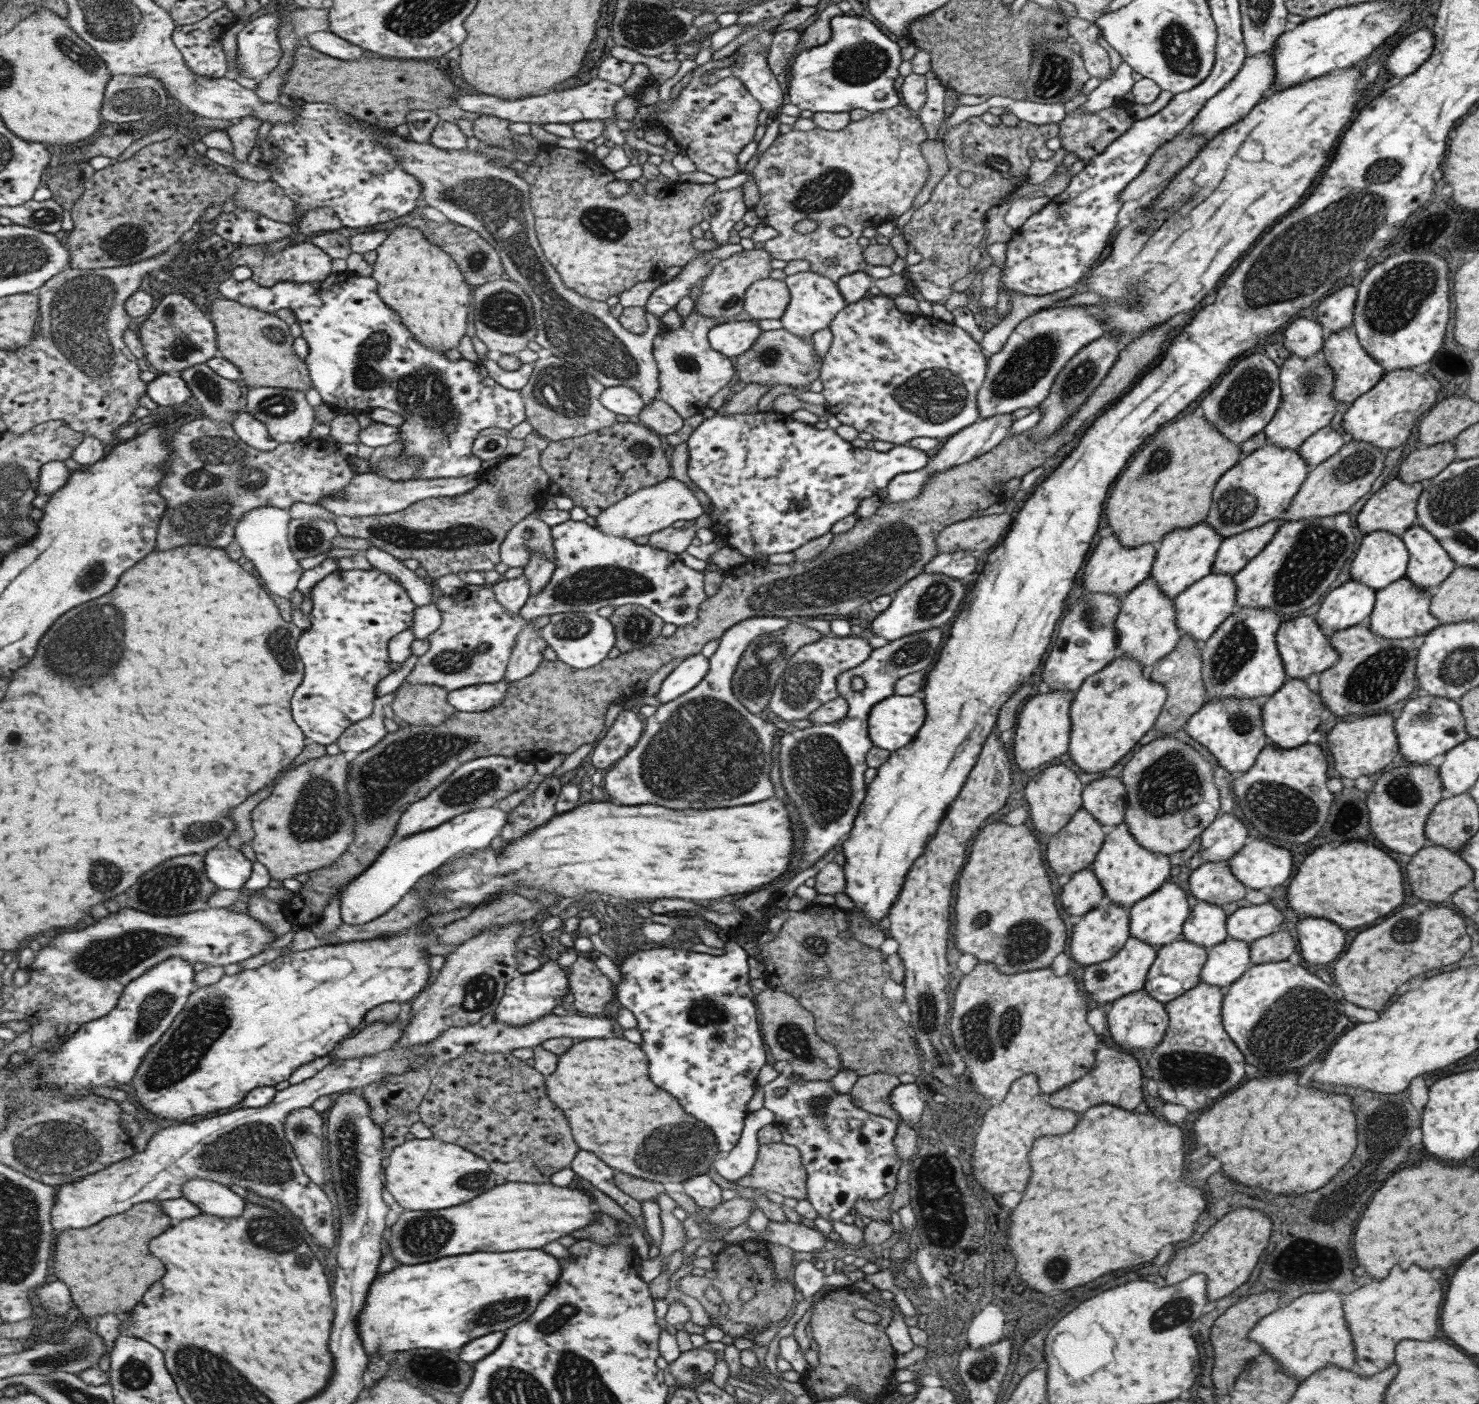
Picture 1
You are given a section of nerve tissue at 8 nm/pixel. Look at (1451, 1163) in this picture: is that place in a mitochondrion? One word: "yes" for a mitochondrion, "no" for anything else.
no

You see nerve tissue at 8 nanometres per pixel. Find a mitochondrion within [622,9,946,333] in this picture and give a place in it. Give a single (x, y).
(860, 62)

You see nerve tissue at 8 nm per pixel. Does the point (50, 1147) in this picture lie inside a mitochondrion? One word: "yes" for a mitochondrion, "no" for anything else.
yes

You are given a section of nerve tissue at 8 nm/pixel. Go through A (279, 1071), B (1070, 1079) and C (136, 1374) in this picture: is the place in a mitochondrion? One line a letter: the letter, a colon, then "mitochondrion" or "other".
A: other
B: other
C: mitochondrion

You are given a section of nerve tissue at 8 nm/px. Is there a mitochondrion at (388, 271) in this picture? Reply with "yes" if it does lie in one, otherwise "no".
no

